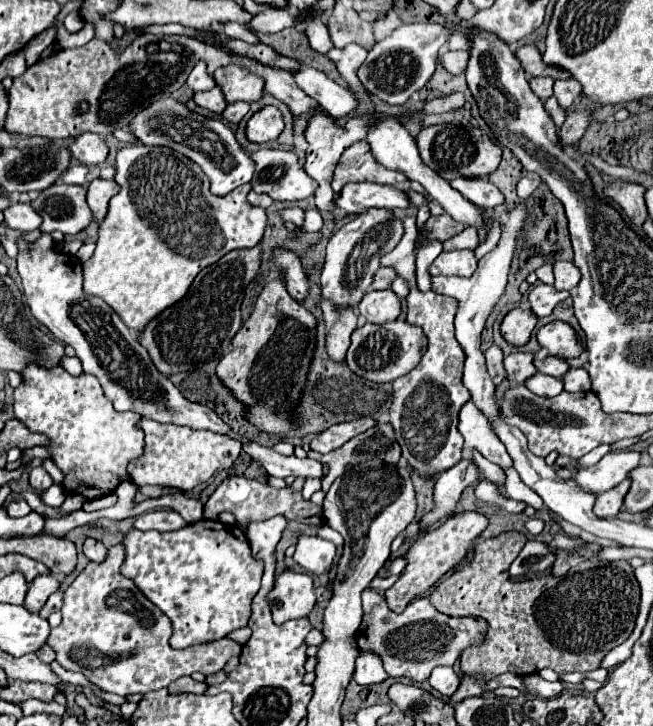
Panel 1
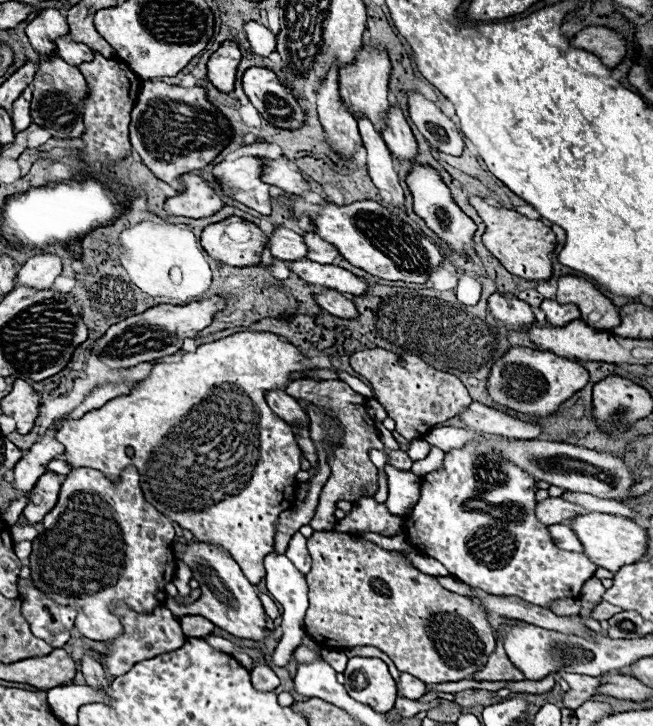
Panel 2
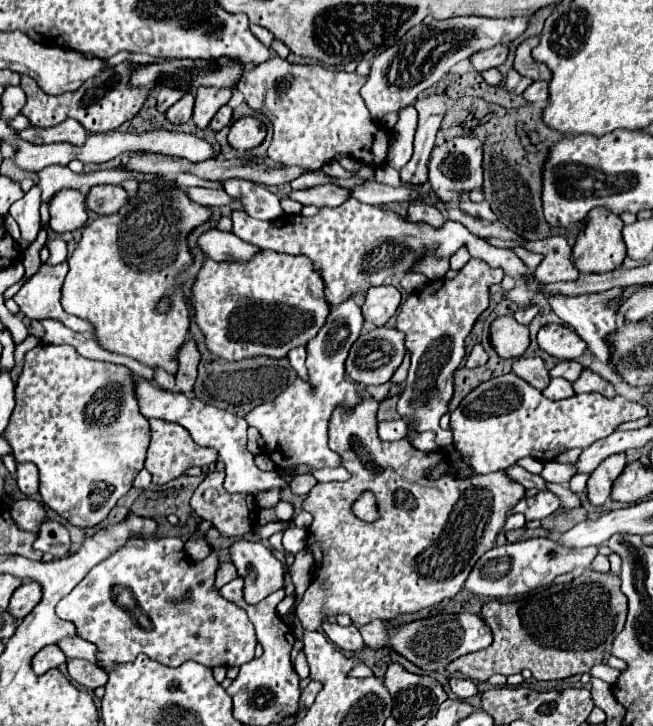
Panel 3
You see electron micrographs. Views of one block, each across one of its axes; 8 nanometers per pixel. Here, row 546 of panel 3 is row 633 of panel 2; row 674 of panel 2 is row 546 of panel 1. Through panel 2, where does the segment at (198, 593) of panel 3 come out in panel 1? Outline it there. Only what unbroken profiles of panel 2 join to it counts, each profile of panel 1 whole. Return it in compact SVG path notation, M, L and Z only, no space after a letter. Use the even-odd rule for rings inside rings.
M120 544L108 548L106 562L90 562L82 574L64 592L62 622L52 628L48 646L54 648L56 660L74 672L82 672L94 686L118 696L146 694L166 688L170 682L202 672L204 676L222 670L222 666L242 652L242 646L222 638L186 650L172 650L168 640L172 624L138 588L120 574L124 550Z

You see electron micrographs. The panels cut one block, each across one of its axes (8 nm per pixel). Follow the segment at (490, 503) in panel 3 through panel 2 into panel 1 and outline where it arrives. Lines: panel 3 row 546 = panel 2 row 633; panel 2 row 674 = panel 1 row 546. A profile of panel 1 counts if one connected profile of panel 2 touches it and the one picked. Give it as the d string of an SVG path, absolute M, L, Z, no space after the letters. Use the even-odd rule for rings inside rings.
M462 512L462 514L450 516L448 522L442 524L438 530L422 532L420 538L412 544L410 552L406 554L408 566L402 572L400 580L390 590L386 590L386 600L388 600L390 610L402 612L410 600L414 600L416 596L422 596L442 574L446 574L452 566L460 564L466 558L466 554L472 550L482 530L486 530L486 526L488 526L488 520L482 514Z

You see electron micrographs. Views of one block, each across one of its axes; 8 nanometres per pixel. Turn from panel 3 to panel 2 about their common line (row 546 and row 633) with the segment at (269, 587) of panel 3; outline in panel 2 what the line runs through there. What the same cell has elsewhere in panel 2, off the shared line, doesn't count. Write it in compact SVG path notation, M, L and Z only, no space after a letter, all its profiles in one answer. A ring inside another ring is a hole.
M180 544L180 560L190 566L192 576L200 582L202 596L192 602L172 602L170 606L174 616L204 616L218 628L238 636L238 638L248 638L254 642L262 642L266 638L266 614L262 608L262 602L258 600L256 588L246 580L238 564L220 548L214 548L210 544Z

